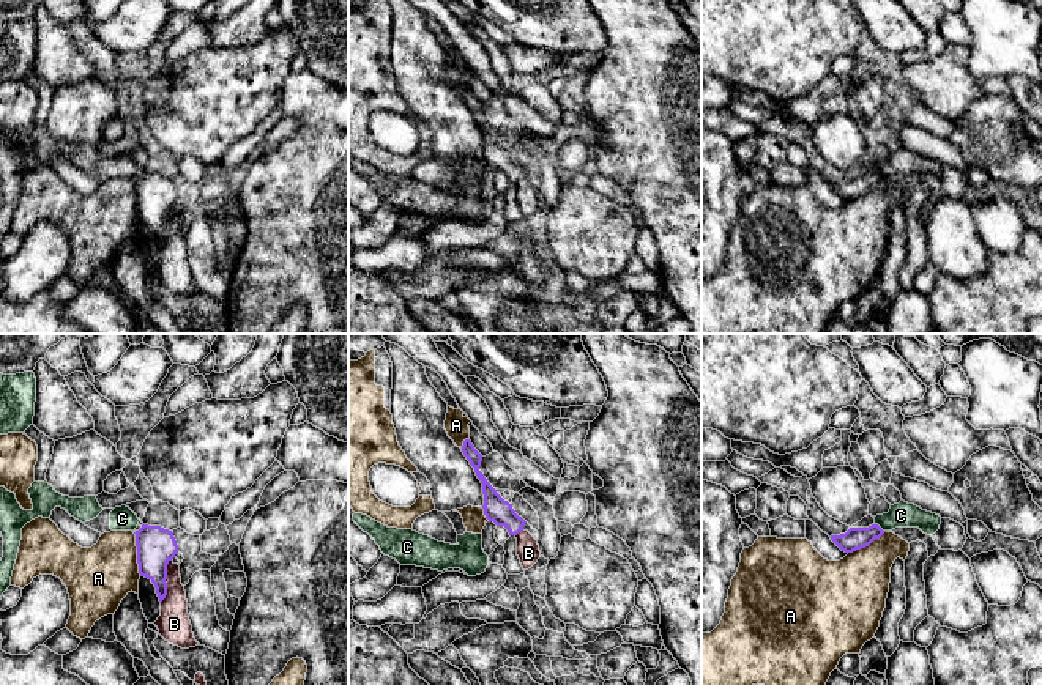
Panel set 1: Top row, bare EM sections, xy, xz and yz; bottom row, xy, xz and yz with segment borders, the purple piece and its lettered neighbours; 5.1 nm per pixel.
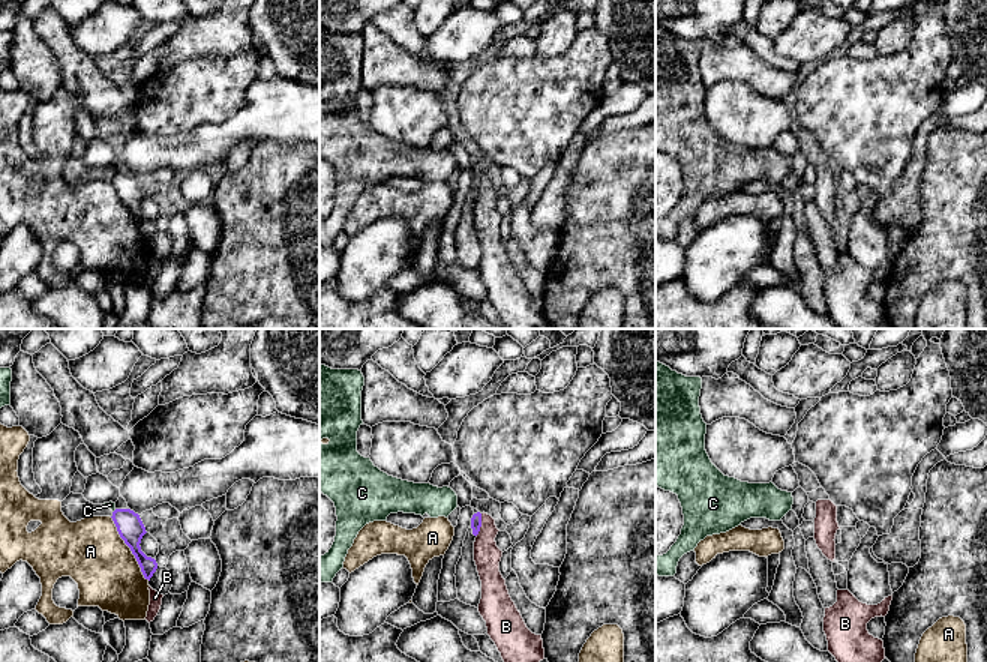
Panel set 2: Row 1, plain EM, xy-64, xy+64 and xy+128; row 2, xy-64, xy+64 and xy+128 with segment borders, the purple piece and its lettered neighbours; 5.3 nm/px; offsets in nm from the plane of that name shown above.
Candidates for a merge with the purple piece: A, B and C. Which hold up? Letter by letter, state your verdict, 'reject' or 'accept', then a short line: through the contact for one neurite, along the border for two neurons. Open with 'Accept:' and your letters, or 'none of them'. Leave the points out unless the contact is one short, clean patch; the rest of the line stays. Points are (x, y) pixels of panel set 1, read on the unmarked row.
Accept: none of them
A: reject
B: reject; line xy (171, 207), (166, 216), (166, 244), (161, 249)
C: reject; line yz (875, 170), (885, 178)

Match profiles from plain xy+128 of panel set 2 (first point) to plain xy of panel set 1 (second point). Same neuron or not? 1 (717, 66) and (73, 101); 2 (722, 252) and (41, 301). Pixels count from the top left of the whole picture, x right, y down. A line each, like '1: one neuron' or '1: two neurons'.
1: two neurons
2: two neurons

